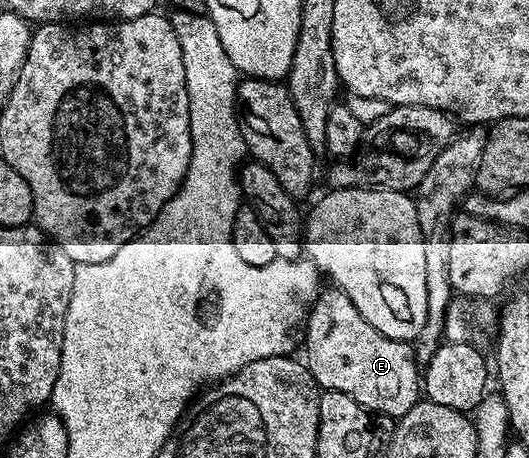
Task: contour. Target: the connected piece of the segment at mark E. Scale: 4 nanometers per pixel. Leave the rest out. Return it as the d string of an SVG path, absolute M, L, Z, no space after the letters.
M327 285L320 290L308 310L306 327L305 362L323 391L345 393L367 411L388 415L392 421L420 402L421 367L415 361L412 344L377 333L341 288Z

